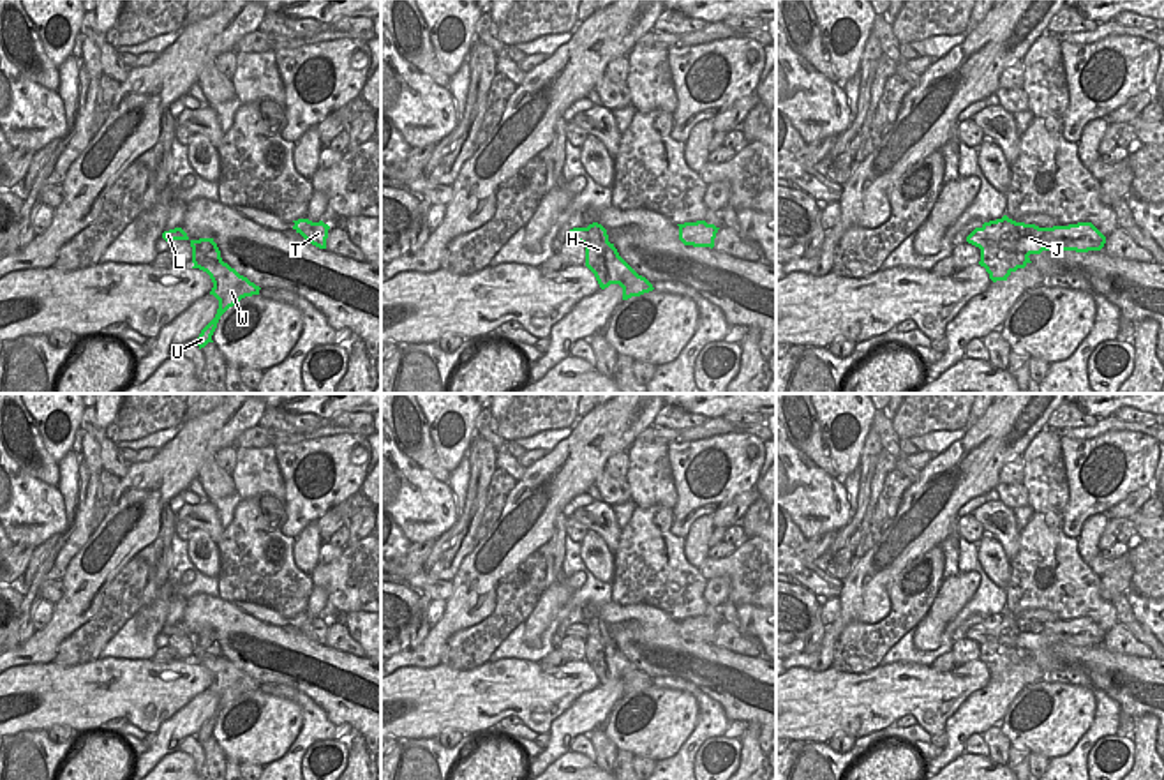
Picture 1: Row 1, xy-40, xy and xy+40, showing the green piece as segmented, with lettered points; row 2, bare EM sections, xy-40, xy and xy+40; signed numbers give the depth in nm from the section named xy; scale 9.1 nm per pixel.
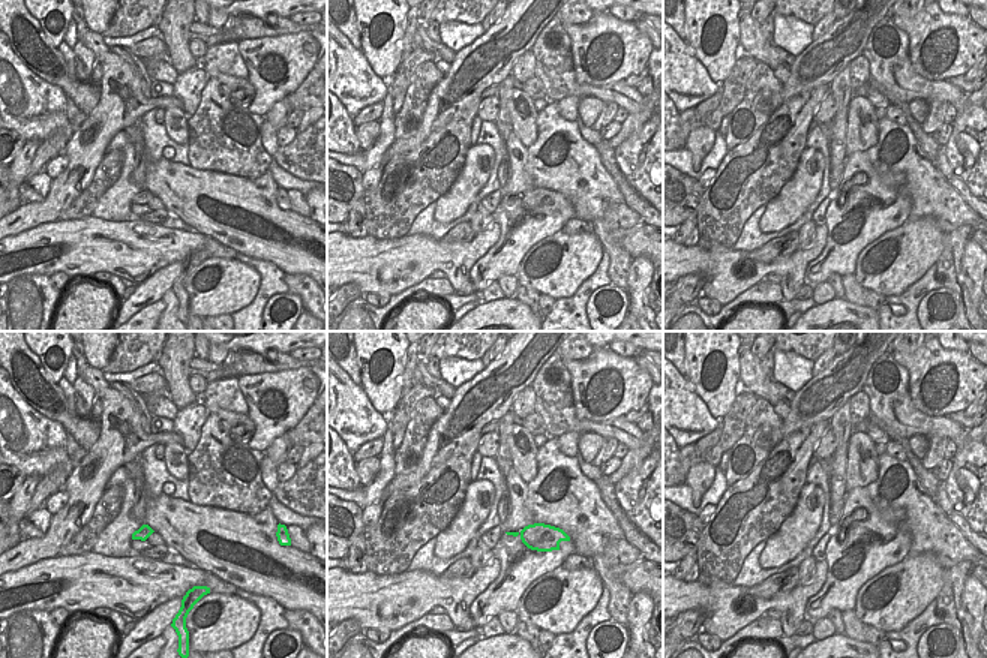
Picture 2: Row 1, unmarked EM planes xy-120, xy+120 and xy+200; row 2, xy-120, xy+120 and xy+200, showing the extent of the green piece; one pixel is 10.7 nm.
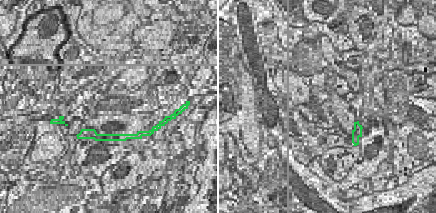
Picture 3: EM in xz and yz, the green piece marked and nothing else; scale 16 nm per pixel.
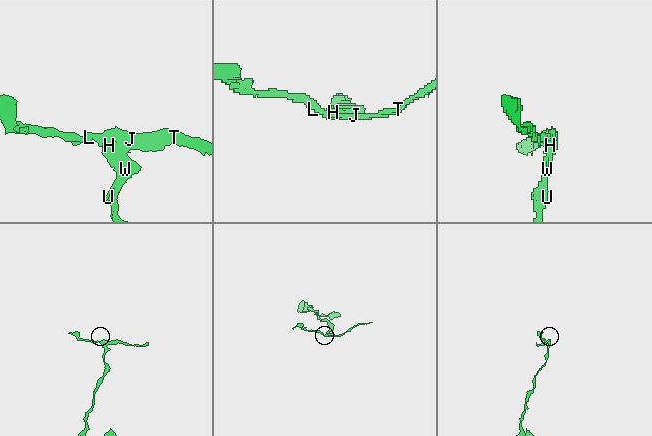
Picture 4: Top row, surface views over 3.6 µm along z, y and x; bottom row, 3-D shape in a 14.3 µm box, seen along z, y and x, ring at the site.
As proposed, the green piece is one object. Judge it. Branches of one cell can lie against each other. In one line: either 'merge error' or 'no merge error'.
merge error

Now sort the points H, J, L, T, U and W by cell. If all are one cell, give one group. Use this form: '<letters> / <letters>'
H U W / J L T

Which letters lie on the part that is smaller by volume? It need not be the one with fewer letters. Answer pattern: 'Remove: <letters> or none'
Remove: J, L, T

